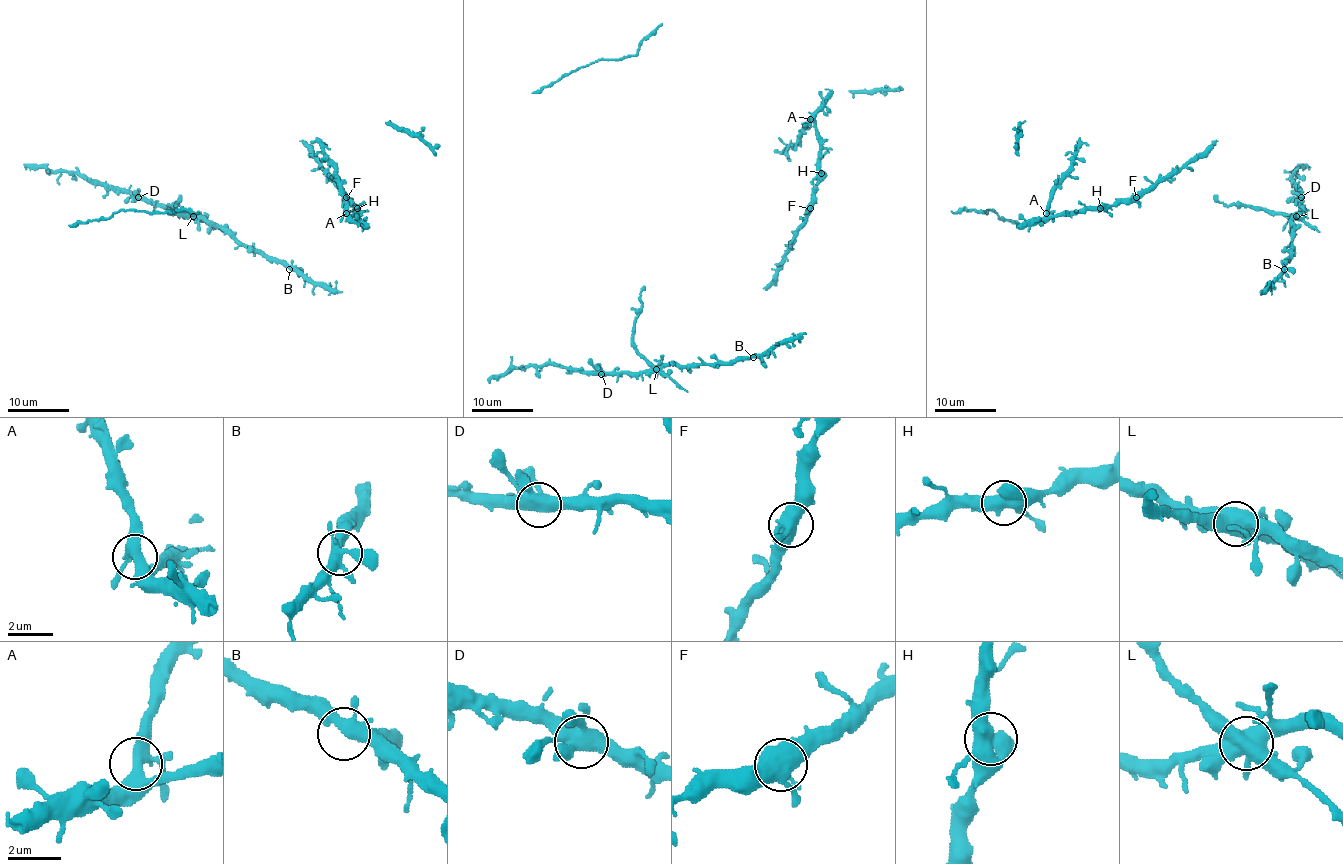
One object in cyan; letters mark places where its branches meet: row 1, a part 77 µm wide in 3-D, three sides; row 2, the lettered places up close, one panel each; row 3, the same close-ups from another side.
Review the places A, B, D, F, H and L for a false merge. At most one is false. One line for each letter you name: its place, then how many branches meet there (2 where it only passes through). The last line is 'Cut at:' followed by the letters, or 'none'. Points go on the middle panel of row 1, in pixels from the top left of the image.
L: place (656, 369); branches 5
Cut at: L

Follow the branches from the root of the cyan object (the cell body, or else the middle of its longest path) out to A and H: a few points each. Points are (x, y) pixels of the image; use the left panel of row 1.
A: (343, 191), (356, 207), (351, 216), (346, 213)
H: (343, 191), (357, 208)

